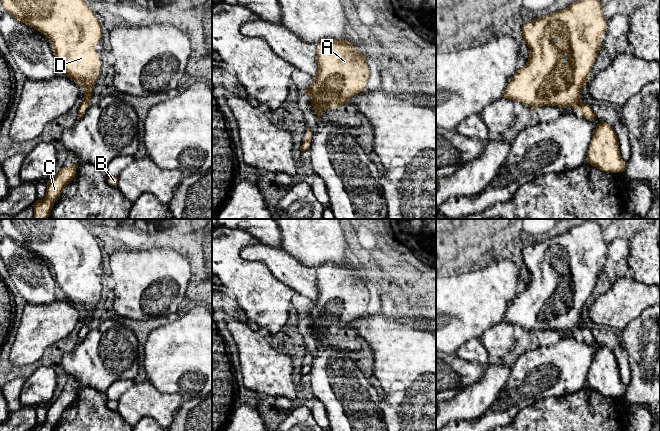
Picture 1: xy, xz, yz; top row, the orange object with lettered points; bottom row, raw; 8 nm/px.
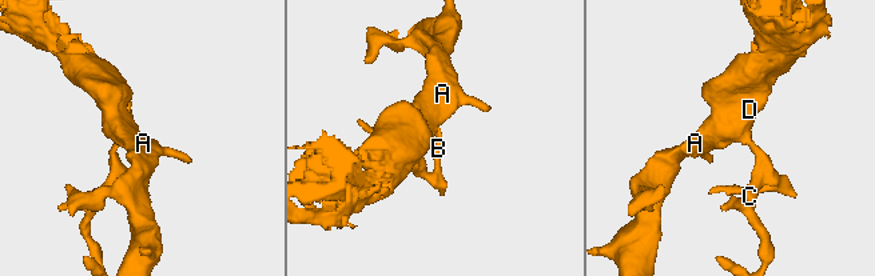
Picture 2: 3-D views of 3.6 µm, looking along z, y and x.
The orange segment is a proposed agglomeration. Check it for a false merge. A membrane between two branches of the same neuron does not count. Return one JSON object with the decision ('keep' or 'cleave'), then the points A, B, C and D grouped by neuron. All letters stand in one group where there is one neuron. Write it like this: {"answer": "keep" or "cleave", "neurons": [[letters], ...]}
{"answer": "keep", "neurons": [["A", "B", "C", "D"]]}

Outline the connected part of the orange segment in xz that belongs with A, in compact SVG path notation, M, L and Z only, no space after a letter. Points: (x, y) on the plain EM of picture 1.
M326 263L320 266L317 269L317 287L318 297L313 302L313 309L304 317L311 321L311 329L318 341L326 333L339 332L349 327L365 313L370 301L366 281L347 264Z

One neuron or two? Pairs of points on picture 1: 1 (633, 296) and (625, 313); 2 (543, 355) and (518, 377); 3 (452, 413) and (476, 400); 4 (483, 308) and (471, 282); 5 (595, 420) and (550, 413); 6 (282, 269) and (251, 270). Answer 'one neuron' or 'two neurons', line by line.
1: one neuron
2: one neuron
3: one neuron
4: one neuron
5: one neuron
6: two neurons

